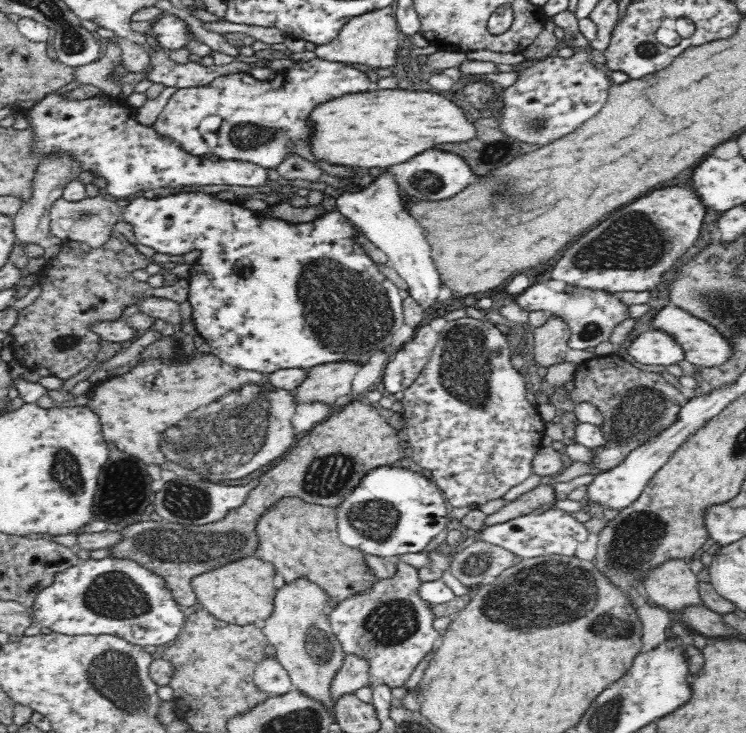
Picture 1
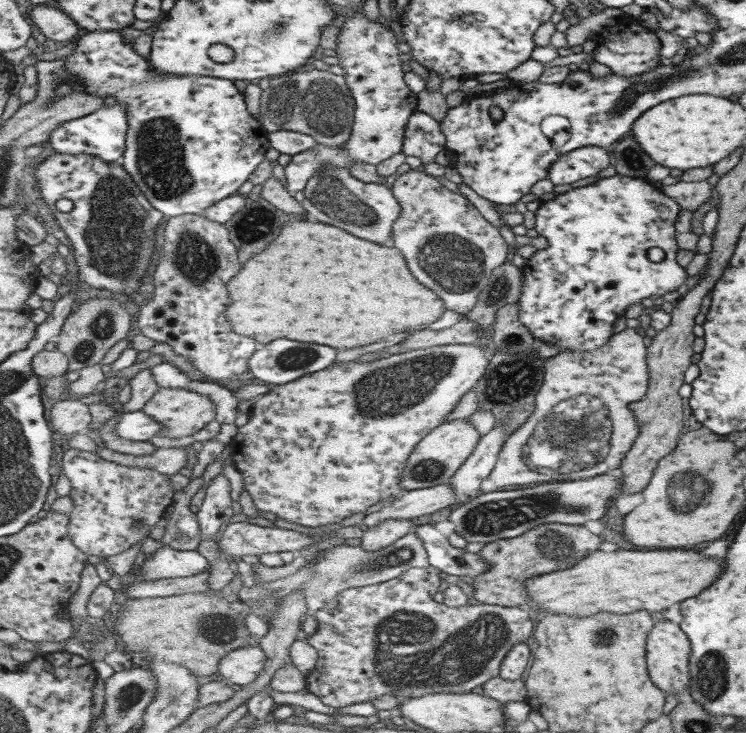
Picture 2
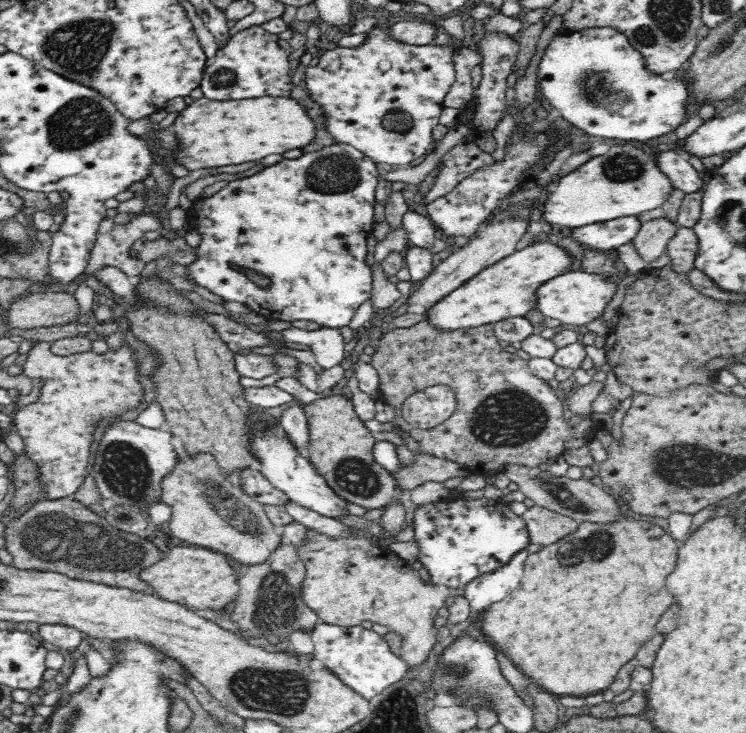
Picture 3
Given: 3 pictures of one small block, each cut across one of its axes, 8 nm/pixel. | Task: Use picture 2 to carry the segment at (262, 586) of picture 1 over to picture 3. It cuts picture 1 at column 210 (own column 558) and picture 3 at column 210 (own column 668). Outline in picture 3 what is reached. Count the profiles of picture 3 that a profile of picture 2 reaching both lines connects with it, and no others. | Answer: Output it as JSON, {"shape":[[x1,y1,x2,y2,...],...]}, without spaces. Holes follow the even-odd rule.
{"shape":[[174,546,168,550,165,558,149,568,144,568,140,579,152,586,158,597,181,605,188,604,200,610,214,608,224,611,226,606,236,599,236,594,240,590,235,570,224,555,204,547]]}

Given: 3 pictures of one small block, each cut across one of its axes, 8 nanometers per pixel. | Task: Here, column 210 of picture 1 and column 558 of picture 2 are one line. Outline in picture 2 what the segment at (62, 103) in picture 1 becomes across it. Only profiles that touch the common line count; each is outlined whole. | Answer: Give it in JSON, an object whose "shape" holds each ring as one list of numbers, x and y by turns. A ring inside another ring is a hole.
{"shape":[[587,146,562,155,551,167,549,178,553,181,553,184,573,184,573,182,579,182,581,178,597,176,601,170,605,170,609,166,611,166,611,155,606,148]]}

